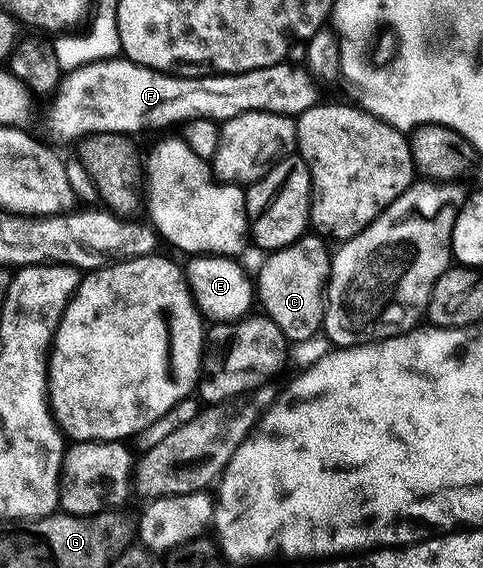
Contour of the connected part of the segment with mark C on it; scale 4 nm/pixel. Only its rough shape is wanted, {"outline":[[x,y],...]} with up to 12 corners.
{"outline":[[319,234],[269,251],[254,296],[290,342],[323,329],[332,252]]}

